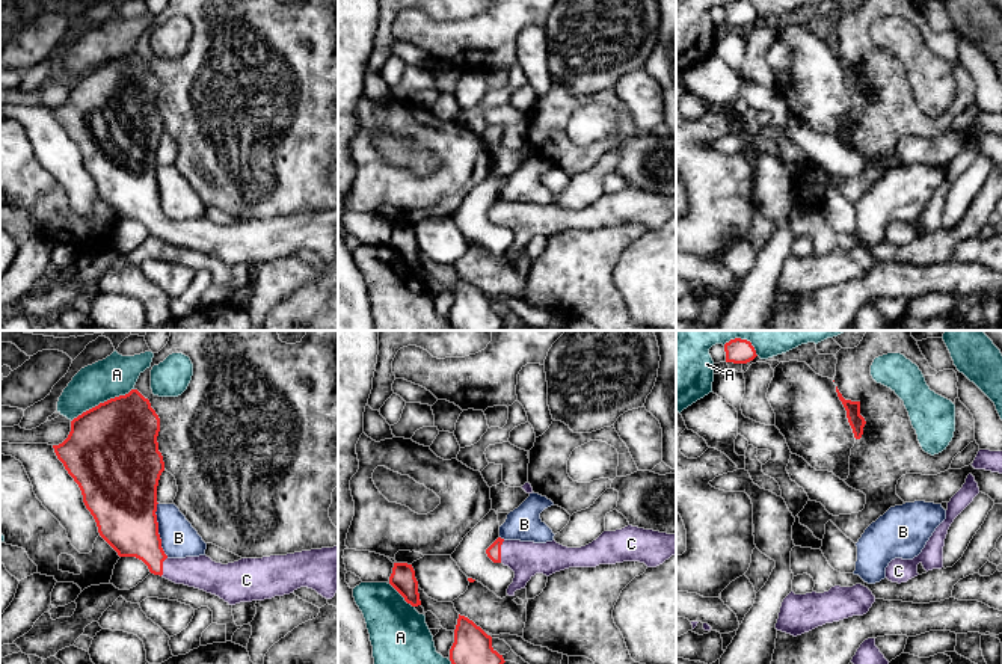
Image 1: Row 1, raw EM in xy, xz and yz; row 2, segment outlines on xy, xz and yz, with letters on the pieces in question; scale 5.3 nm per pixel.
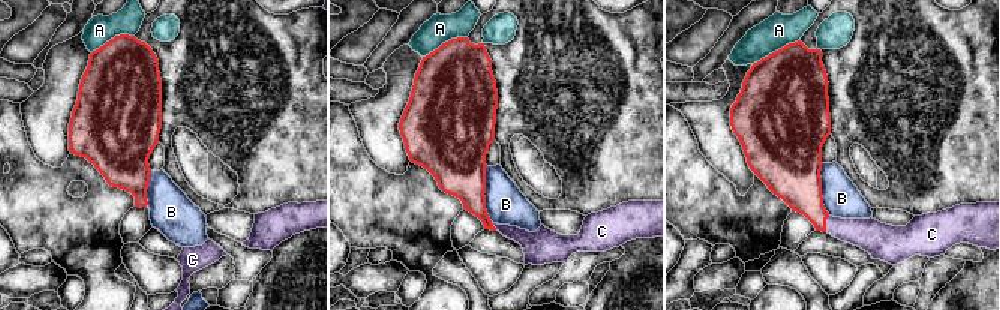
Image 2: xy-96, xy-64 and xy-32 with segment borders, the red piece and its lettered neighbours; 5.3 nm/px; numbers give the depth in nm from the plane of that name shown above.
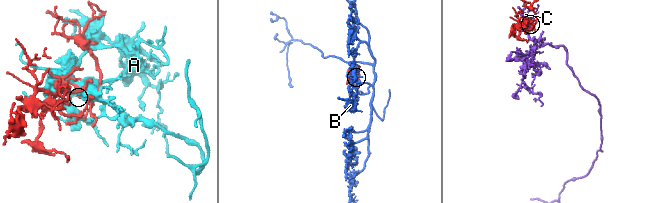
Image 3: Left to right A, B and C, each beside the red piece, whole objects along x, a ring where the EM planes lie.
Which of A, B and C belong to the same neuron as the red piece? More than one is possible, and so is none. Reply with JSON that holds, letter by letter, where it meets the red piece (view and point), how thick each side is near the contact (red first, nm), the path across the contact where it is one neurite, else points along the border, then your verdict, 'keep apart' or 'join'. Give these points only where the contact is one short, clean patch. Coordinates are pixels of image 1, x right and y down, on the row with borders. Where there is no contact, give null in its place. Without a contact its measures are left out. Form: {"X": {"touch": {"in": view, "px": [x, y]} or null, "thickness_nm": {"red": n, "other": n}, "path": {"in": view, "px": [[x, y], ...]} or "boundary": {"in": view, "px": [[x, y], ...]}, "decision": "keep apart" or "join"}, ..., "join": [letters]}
{"A": {"touch": {"in": "xy", "px": [101, 403]}, "thickness_nm": {"red": 480, "other": 220}, "decision": "keep apart"}, "B": {"touch": {"in": "xy", "px": [157, 530]}, "thickness_nm": {"red": 360, "other": 190}, "decision": "keep apart"}, "C": {"touch": {"in": "xz", "px": [500, 551]}, "thickness_nm": {"red": 80, "other": 190}, "path": {"in": "xz", "px": [[494, 551], [500, 551], [513, 553], [525, 559]]}, "decision": "join"}, "join": ["C"]}

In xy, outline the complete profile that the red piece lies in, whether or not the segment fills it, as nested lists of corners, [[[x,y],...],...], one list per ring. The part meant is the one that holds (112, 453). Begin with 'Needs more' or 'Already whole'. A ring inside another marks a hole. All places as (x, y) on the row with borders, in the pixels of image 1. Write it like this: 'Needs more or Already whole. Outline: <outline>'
Needs more. Outline: [[[137,389],[125,395],[110,398],[83,412],[71,421],[68,438],[53,445],[57,459],[63,463],[68,474],[78,484],[83,503],[94,516],[100,536],[118,552],[119,557],[136,557],[142,560],[151,573],[160,575],[175,584],[184,584],[216,595],[229,605],[240,602],[264,601],[275,596],[290,595],[300,587],[315,590],[326,599],[332,599],[338,592],[338,546],[302,551],[287,555],[270,555],[263,558],[241,558],[234,563],[222,564],[207,555],[169,558],[158,534],[157,522],[157,486],[164,471],[163,456],[158,451],[157,436],[160,418]]]

